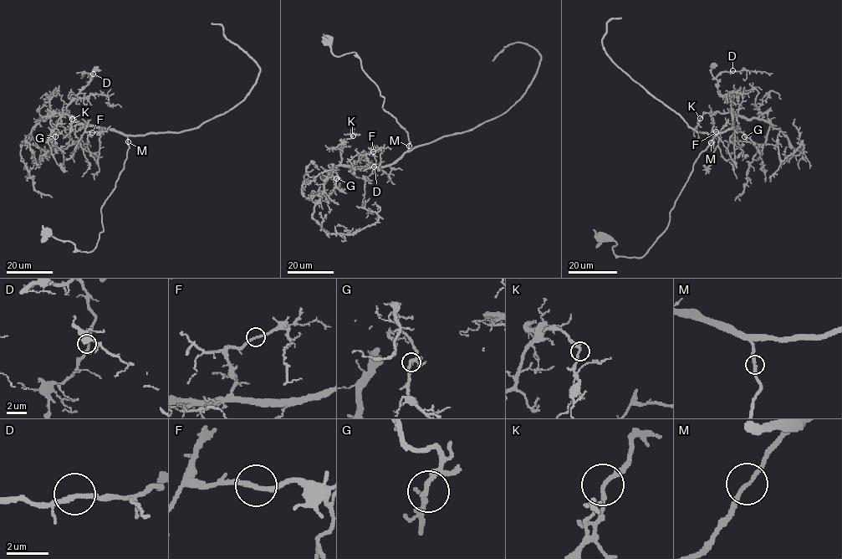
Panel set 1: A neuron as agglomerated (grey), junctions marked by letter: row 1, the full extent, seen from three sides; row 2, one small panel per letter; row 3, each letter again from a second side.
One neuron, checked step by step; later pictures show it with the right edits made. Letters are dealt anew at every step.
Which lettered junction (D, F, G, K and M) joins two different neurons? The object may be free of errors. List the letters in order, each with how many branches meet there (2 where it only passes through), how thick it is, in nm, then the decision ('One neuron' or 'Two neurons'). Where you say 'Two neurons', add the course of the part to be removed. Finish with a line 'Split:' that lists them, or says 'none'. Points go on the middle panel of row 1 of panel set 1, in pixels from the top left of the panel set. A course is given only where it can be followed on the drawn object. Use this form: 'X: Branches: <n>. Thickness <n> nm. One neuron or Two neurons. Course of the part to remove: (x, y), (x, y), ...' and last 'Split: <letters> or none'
D: Branches: 2. Thickness 200 nm. One neuron
F: Branches: 2. Thickness 200 nm. One neuron
G: Branches: 2. Thickness 190 nm. One neuron
K: Branches: 2. Thickness 190 nm. One neuron
M: Branches: 2. Thickness 200 nm. One neuron
Split: none

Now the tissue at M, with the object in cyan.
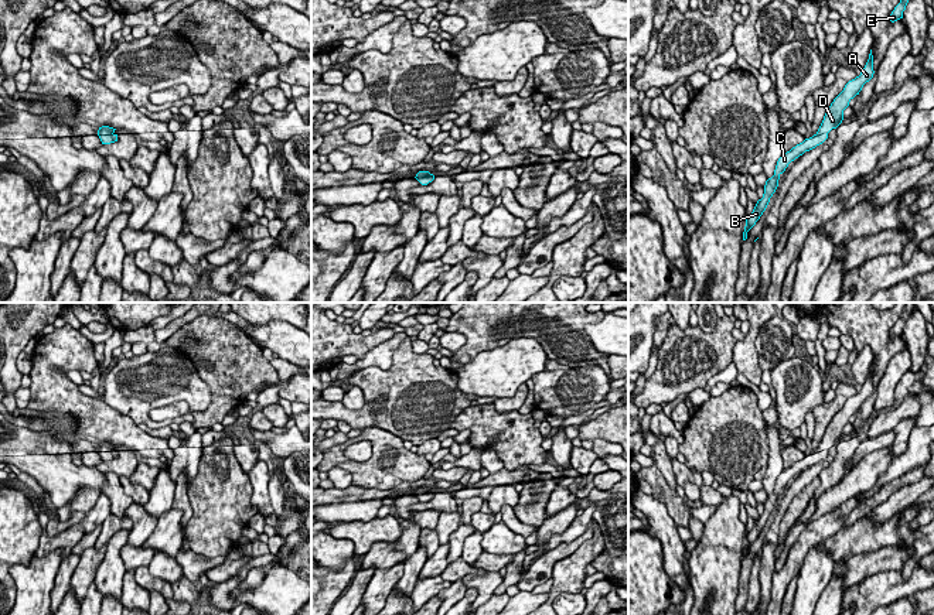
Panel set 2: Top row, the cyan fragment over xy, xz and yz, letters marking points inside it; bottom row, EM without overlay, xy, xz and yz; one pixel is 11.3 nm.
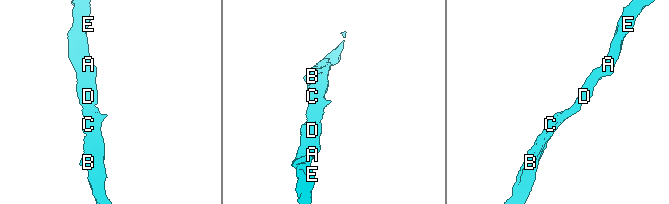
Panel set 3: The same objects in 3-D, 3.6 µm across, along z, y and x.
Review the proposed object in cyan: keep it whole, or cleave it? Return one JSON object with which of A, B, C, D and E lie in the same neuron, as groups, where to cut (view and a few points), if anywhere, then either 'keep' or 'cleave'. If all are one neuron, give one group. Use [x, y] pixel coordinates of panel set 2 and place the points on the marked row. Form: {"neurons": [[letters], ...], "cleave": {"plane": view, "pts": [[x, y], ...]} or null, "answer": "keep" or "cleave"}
{"neurons": [["A", "B", "C", "D", "E"]], "cleave": null, "answer": "keep"}

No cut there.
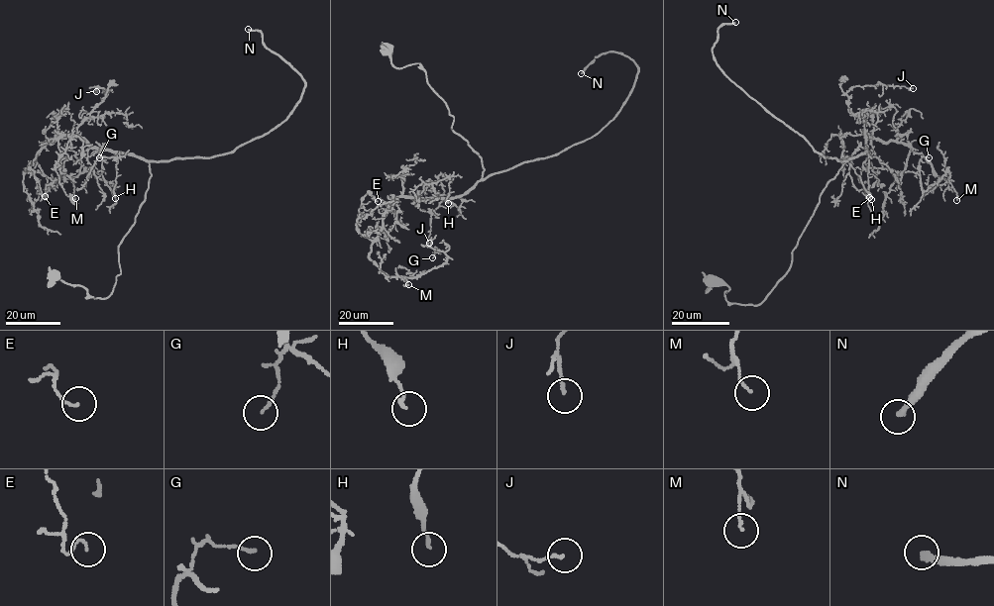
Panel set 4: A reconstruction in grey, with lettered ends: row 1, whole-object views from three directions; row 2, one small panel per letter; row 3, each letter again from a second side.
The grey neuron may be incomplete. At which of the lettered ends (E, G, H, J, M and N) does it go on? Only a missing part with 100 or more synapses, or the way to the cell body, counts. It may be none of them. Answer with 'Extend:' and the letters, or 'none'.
Extend: N

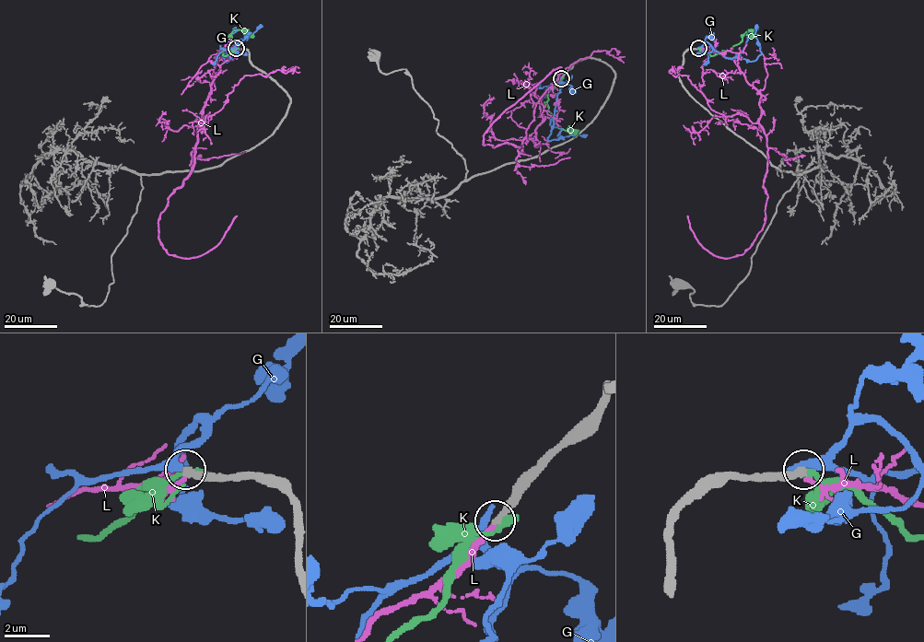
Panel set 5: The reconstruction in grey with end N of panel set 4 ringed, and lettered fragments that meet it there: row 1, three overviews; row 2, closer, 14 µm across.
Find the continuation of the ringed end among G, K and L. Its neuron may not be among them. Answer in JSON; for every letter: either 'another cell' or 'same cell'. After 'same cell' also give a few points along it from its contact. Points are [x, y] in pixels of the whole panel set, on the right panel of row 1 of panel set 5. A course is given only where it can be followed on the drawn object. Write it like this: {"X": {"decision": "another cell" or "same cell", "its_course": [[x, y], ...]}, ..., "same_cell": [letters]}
{"G": {"decision": "another cell"}, "K": {"decision": "another cell"}, "L": {"decision": "another cell"}, "same_cell": []}

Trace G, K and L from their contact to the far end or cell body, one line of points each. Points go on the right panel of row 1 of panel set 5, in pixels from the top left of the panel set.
G: (698, 48), (707, 42), (726, 57), (754, 61), (761, 52), (755, 33), (756, 24)
K: (698, 48), (713, 55), (730, 51), (748, 29), (751, 37), (758, 35)
L: (698, 49), (731, 57), (760, 95), (767, 195), (763, 228), (742, 254), (730, 257), (697, 241), (687, 215)

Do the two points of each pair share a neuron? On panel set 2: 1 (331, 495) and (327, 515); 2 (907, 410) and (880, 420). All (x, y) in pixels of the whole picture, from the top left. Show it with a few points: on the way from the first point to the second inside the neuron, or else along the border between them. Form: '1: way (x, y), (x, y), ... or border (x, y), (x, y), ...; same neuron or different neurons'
1: way (333, 499), (334, 504), (327, 511); same neuron
2: way (900, 413), (888, 420); same neuron

